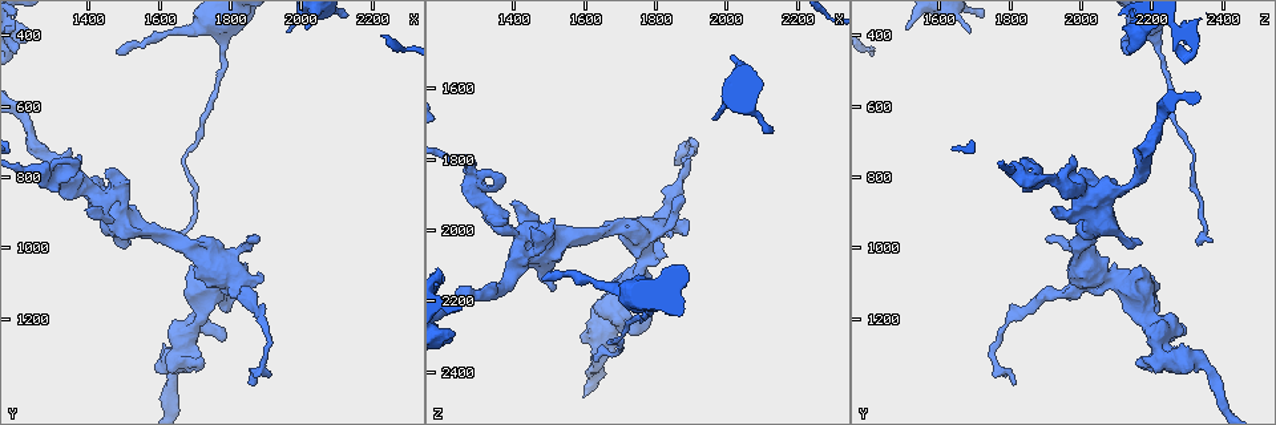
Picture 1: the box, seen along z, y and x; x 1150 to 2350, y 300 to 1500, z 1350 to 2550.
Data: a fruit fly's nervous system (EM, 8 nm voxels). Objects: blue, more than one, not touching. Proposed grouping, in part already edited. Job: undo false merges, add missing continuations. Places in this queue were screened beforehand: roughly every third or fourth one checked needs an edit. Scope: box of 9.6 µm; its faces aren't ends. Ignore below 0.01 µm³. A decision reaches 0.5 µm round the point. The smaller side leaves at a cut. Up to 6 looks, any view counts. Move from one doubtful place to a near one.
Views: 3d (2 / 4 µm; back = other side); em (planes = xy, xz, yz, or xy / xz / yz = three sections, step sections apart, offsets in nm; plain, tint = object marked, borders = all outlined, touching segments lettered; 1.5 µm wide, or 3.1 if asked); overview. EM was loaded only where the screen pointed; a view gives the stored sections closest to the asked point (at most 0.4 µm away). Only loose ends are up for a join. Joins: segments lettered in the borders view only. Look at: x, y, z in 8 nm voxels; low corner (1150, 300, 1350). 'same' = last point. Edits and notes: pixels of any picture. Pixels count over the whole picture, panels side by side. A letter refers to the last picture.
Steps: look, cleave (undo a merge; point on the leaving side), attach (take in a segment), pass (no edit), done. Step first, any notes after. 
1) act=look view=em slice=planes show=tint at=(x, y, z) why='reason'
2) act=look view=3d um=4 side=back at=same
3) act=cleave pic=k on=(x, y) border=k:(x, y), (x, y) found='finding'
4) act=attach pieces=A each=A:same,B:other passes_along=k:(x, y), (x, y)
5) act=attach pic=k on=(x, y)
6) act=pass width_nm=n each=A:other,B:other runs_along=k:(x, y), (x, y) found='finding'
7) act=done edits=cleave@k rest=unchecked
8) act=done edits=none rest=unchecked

act=look view=em slice=yz step=4 show=borders at=(1480, 450, 2140) why='thin end'

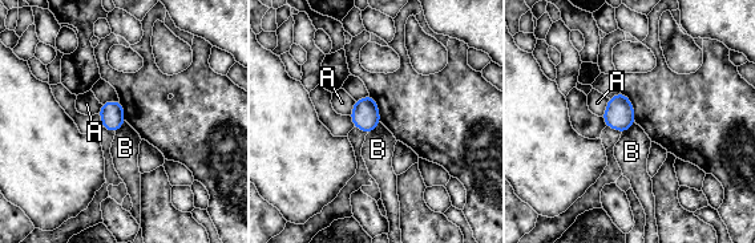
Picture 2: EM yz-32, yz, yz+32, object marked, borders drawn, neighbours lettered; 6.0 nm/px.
act=look view=em slice=planes show=borders at=same

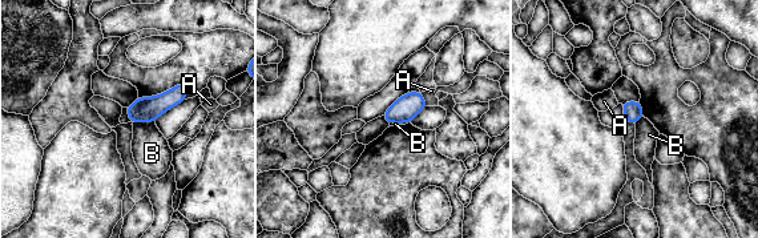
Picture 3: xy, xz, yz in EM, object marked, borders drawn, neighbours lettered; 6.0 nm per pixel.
act=pass each=A:other,B:other border=3:(154, 121), (134, 121), (132, 124) found='no lettered segment goes on from it'

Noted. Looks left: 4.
act=look view=em slice=planes show=borders at=(1960, 390, 1680) why='branch stops here'

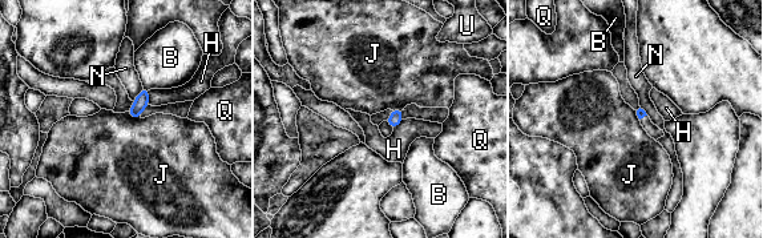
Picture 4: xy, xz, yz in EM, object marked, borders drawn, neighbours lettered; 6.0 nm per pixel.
act=pass each=B:other,H:other,J:other,N:other,Q:other,U:other border=4:(126, 112), (132, 117), (140, 117) found='no lettered segment goes on from it'

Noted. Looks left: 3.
act=look view=em slice=planes show=borders at=(1870, 1390, 1800) why='an open end'

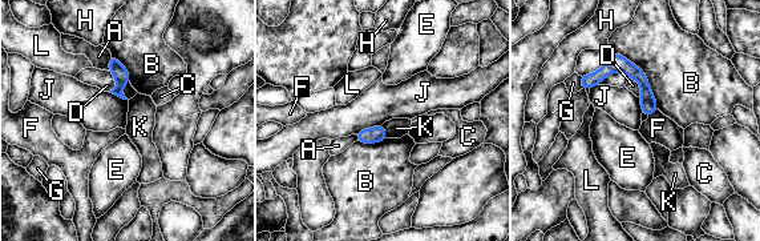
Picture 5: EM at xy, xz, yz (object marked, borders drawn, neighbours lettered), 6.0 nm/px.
act=pass each=A:other,B:other,C:other,D:other,E:other,F:other,G:other,H:other,J:other,K:other,L:other border=5:(381, 123), (363, 128), (356, 135) found='none of them fits'

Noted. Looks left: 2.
act=done edits=none rest=unchecked

